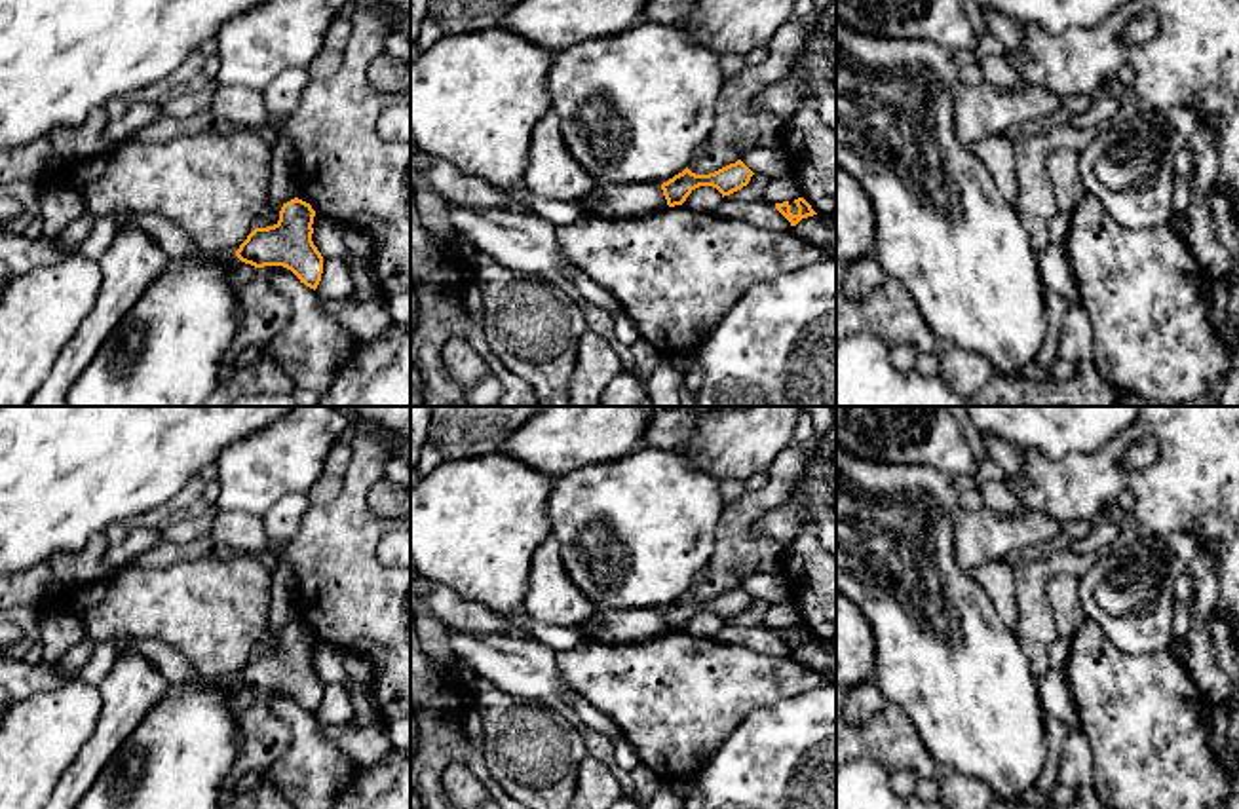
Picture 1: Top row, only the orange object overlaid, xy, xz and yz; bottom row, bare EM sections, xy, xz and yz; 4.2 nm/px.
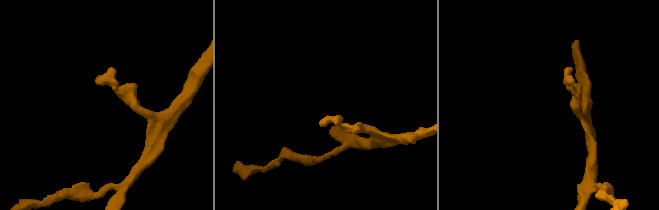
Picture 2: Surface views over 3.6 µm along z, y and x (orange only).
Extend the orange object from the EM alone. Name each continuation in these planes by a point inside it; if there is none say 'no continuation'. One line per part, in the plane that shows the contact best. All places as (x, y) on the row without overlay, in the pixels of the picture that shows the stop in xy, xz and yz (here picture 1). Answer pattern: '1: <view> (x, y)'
no continuation

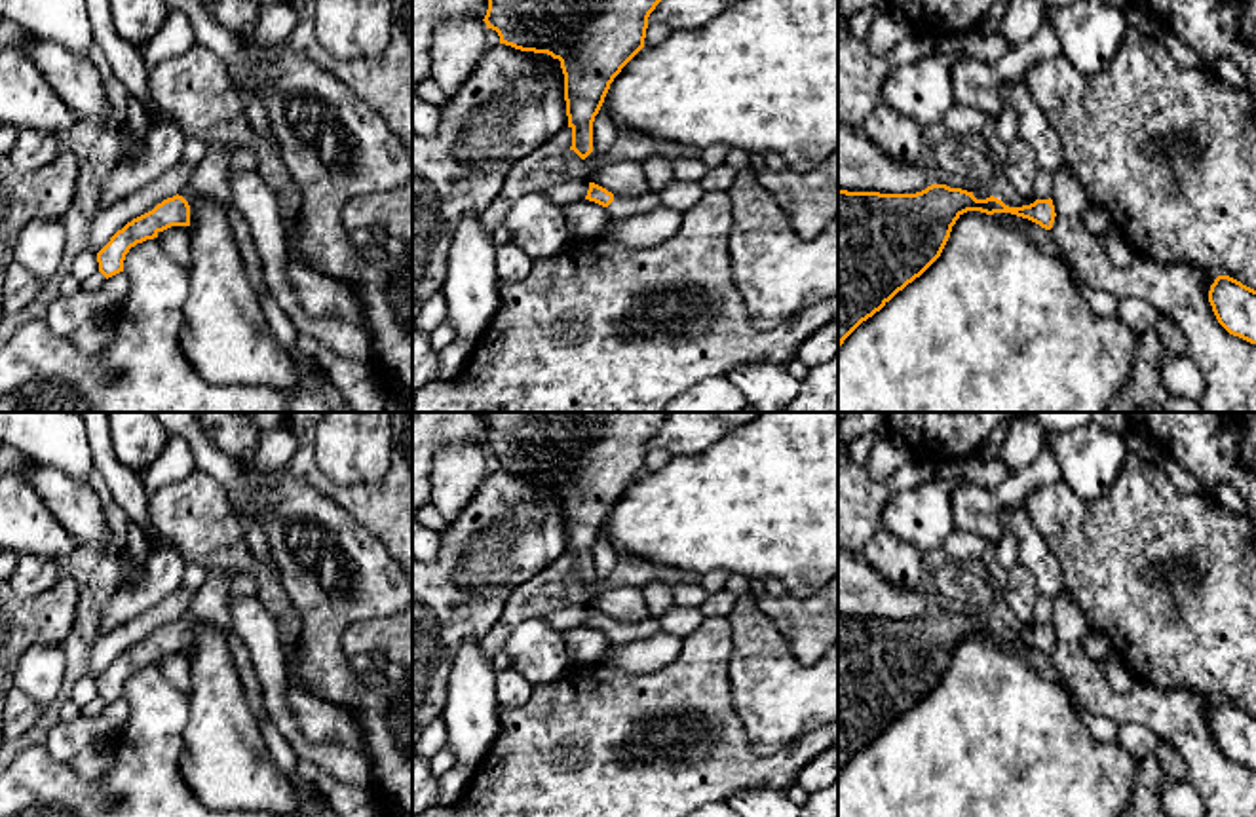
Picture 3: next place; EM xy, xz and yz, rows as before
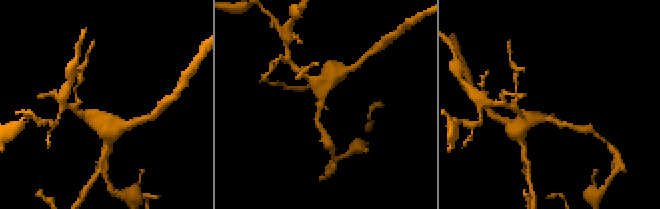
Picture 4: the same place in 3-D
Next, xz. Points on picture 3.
1: xz (624, 631)

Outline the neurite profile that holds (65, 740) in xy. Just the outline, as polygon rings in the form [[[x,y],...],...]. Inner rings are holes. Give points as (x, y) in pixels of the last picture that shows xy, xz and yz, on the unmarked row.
[[[120,697],[105,707],[105,711],[87,720],[80,716],[72,722],[59,720],[46,735],[46,747],[49,754],[68,764],[93,737],[112,739],[118,735],[129,720],[129,703]]]

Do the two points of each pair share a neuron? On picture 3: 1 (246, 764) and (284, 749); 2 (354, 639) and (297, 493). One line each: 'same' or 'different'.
1: different
2: different

